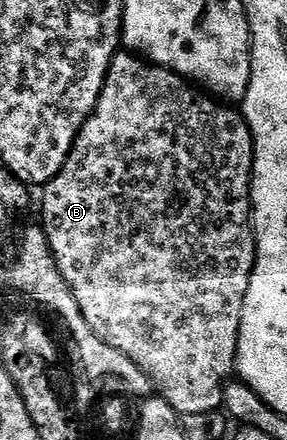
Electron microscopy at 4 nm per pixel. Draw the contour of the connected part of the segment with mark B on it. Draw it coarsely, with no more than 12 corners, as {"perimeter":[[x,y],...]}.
{"perimeter":[[115,53],[40,225],[88,328],[221,411],[256,261],[233,105]]}

